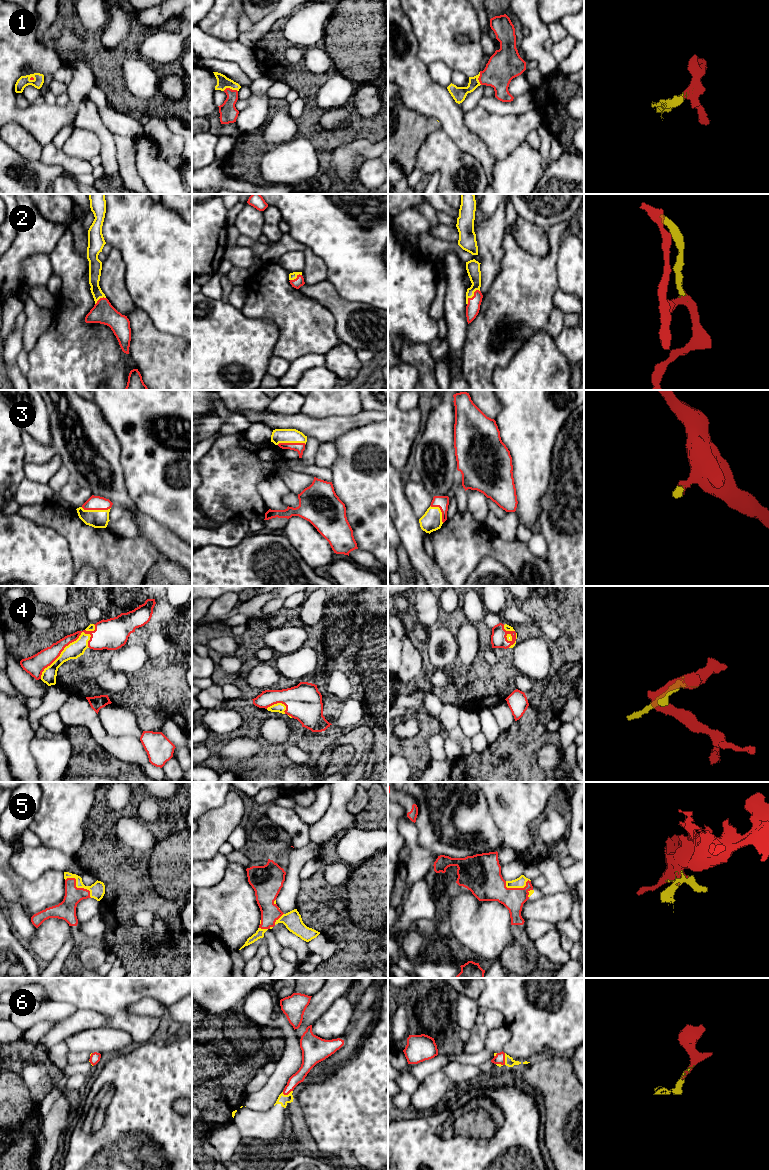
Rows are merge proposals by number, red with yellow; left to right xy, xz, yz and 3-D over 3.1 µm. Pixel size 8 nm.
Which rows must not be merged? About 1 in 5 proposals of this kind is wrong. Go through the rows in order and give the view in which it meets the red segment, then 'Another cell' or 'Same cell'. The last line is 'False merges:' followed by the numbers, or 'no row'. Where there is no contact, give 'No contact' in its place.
1: Touches red in xz. Same cell
2: Touches red in yz. Same cell
3: Touches red in xy. Same cell
4: Touches red in xy. Same cell
5: Touches red in xy. Same cell
6: Touches red in yz. Same cell
False merges: no row

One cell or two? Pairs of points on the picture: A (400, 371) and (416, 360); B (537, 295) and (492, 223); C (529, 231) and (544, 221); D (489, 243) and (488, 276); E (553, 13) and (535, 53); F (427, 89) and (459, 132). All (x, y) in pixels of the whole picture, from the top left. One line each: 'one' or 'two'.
A: two
B: two
C: two
D: one
E: two
F: one

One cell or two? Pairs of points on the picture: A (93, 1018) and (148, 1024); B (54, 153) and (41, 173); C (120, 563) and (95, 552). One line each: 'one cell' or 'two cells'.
A: two cells
B: two cells
C: one cell

